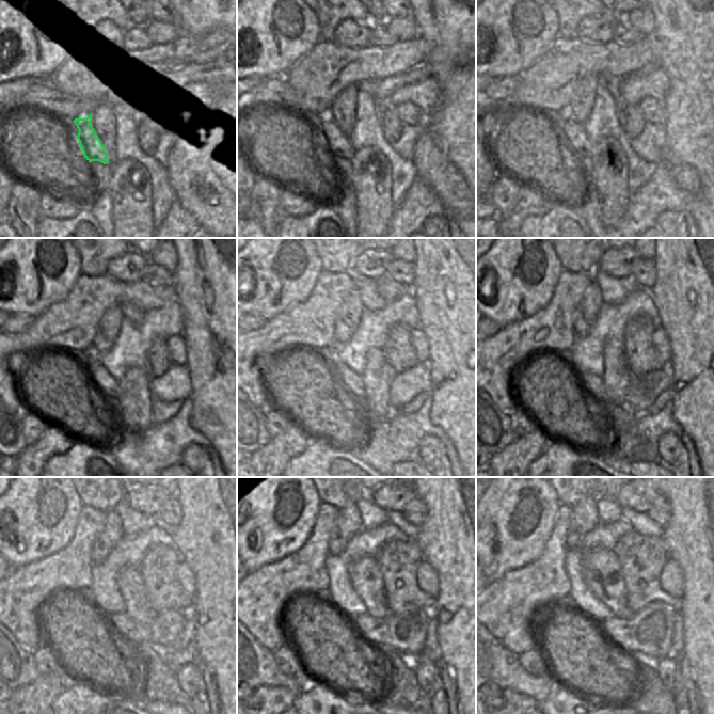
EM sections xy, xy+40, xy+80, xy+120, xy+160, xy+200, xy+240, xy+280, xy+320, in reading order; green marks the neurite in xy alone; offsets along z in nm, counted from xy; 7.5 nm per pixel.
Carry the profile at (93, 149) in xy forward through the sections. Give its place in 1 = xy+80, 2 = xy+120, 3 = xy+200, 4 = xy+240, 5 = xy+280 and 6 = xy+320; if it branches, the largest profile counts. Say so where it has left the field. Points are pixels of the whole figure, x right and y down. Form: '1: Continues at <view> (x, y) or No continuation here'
1: Continues at xy+80 (573, 136)
2: Continues at xy+120 (102, 380)
3: Continues at xy+200 (593, 384)
4: Continues at xy+240 (160, 632)
5: Continues at xy+280 (405, 633)
6: Continues at xy+320 (647, 635)

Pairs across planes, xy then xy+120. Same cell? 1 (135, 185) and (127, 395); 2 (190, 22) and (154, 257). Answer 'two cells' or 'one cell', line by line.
1: one cell
2: two cells

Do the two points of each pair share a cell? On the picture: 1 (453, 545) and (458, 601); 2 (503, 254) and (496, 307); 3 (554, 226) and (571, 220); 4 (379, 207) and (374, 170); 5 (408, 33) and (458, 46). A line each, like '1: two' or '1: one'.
1: one
2: one
3: one
4: one
5: two

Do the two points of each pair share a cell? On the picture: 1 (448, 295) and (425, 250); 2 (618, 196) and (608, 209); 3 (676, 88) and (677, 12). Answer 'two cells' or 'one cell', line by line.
1: one cell
2: one cell
3: one cell

